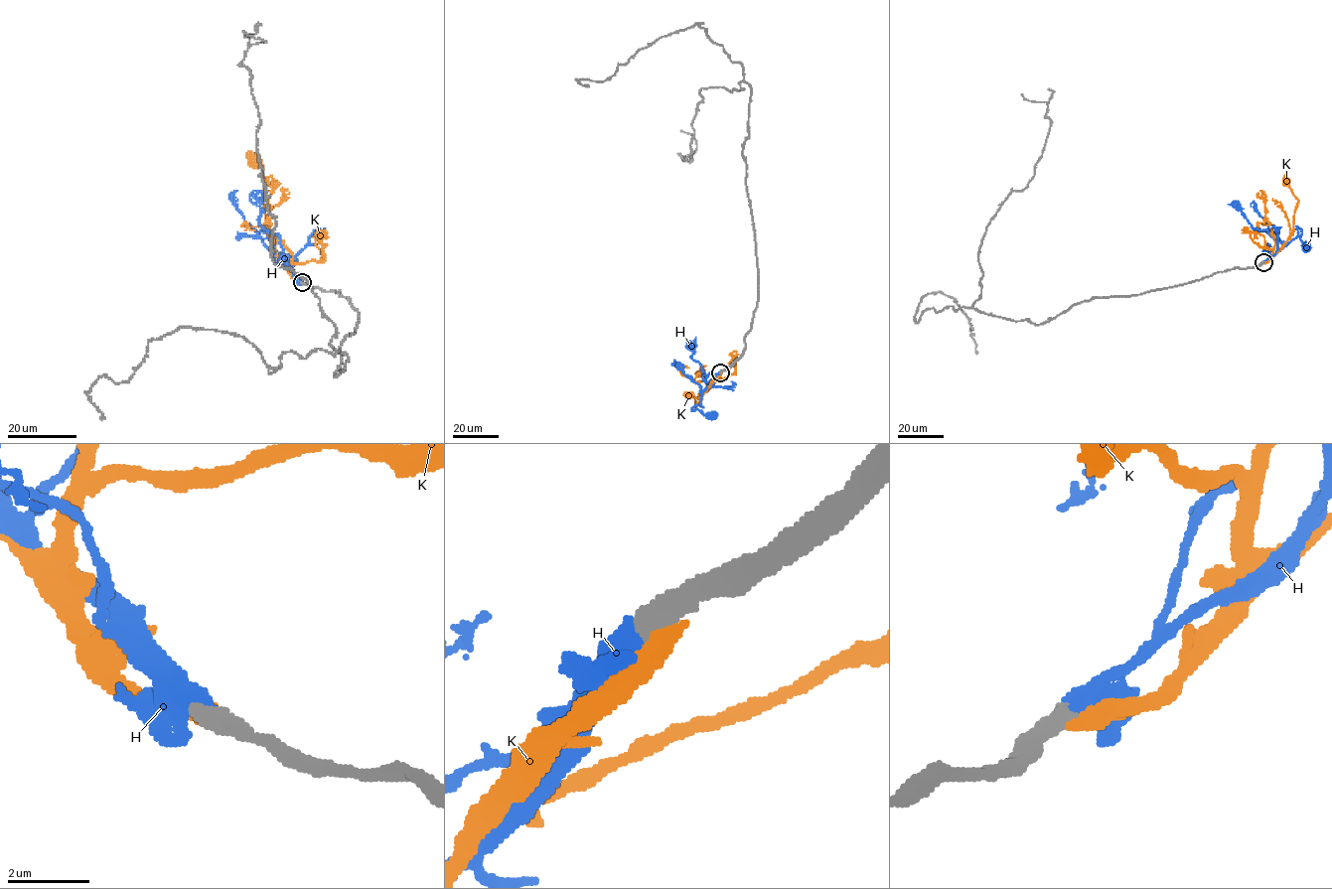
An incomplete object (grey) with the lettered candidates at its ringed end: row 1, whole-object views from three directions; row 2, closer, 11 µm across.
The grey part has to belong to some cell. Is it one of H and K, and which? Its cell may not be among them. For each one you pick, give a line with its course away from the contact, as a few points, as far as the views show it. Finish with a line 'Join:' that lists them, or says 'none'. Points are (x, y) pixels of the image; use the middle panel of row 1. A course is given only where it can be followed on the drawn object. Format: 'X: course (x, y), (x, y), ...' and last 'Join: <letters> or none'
H: course (720, 372), (702, 393), (702, 406), (694, 405), (691, 409), (697, 409), (709, 418), (710, 416)
Join: H

